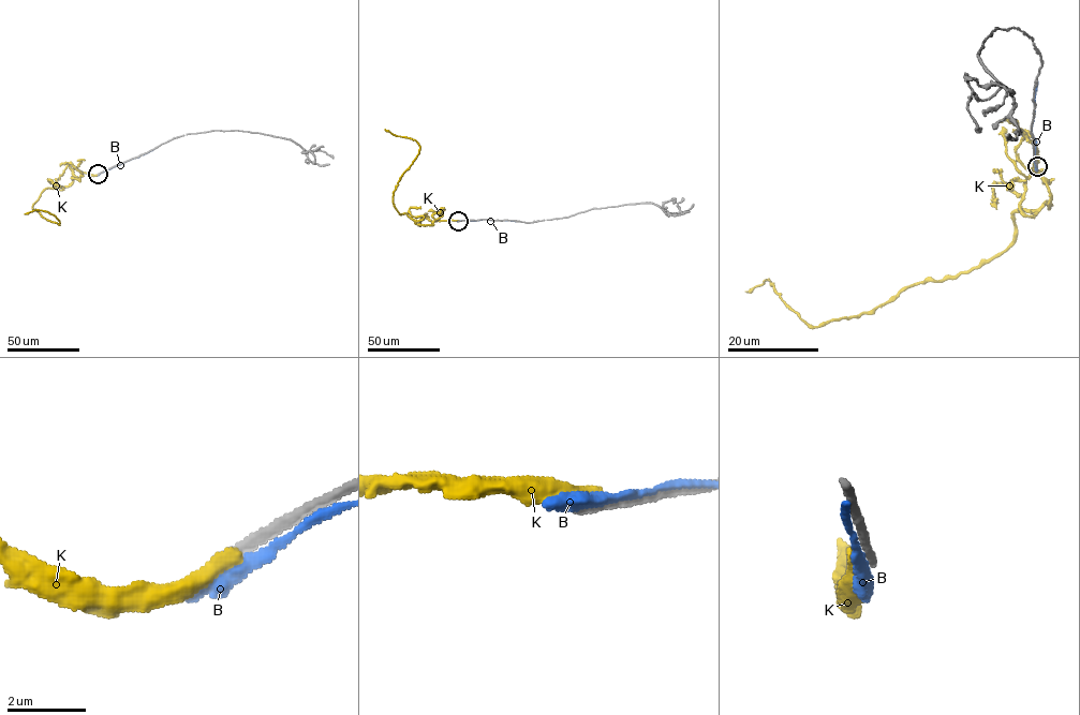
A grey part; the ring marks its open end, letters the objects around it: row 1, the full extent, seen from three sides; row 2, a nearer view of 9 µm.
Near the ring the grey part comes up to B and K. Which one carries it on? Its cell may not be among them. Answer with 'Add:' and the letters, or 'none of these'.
Add: none of these

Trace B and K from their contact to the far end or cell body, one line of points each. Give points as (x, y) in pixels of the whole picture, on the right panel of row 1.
B: (1035, 163), (1032, 127), (1037, 80)
K: (1036, 165), (1037, 150), (1049, 206), (1017, 210), (1015, 240), (967, 271), (822, 326), (768, 279), (745, 292)

